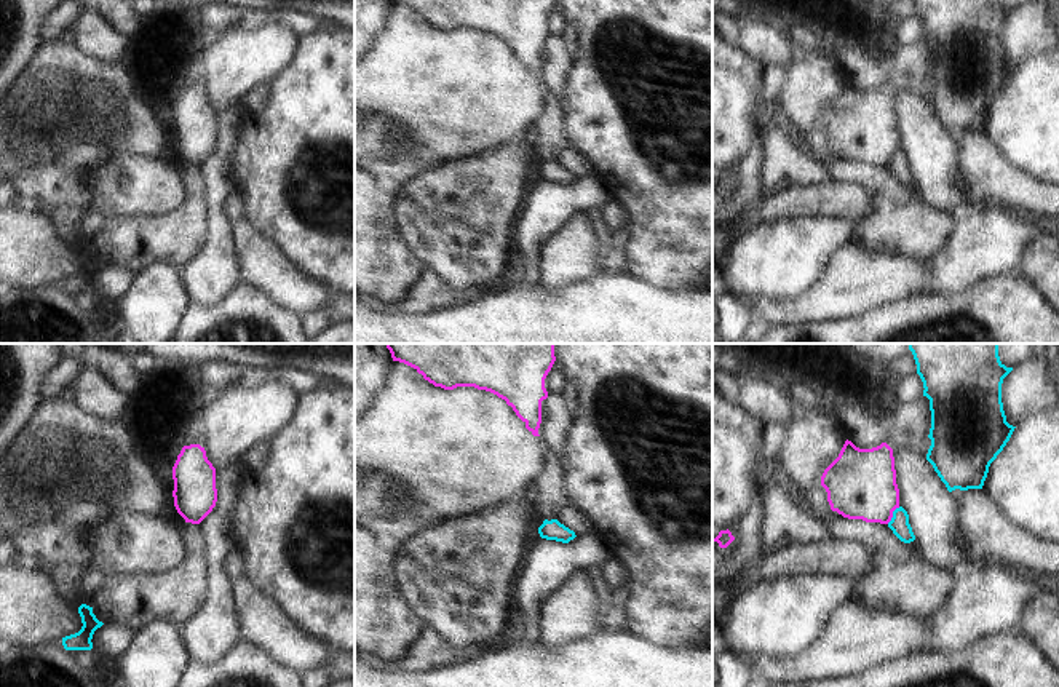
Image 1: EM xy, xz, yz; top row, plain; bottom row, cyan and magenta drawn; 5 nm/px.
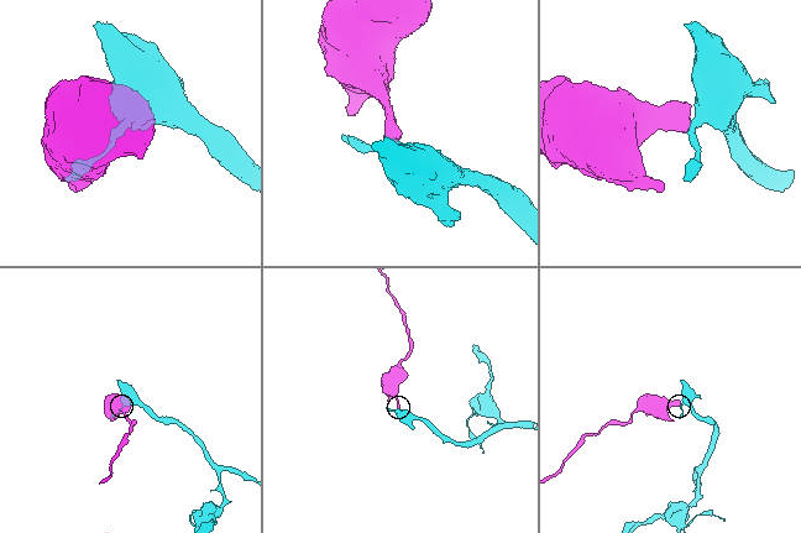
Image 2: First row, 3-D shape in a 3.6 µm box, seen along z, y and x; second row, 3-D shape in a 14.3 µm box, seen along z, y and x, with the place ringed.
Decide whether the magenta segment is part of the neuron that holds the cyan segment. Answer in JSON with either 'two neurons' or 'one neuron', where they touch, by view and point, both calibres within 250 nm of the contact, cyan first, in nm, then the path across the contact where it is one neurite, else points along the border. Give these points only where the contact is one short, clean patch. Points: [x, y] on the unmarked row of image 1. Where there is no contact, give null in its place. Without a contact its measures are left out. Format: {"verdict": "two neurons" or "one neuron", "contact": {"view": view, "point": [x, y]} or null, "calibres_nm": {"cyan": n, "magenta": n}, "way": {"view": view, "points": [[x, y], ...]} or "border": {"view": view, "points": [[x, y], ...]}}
{"verdict": "two neurons", "contact": {"view": "yz", "point": [893, 157]}, "calibres_nm": {"cyan": 100, "magenta": 360}, "border": {"view": "yz", "points": [[900, 149], [887, 165]]}}

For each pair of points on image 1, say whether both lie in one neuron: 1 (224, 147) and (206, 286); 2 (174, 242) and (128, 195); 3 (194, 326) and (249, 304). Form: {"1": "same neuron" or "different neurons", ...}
{"1": "same neuron", "2": "different neurons", "3": "same neuron"}

